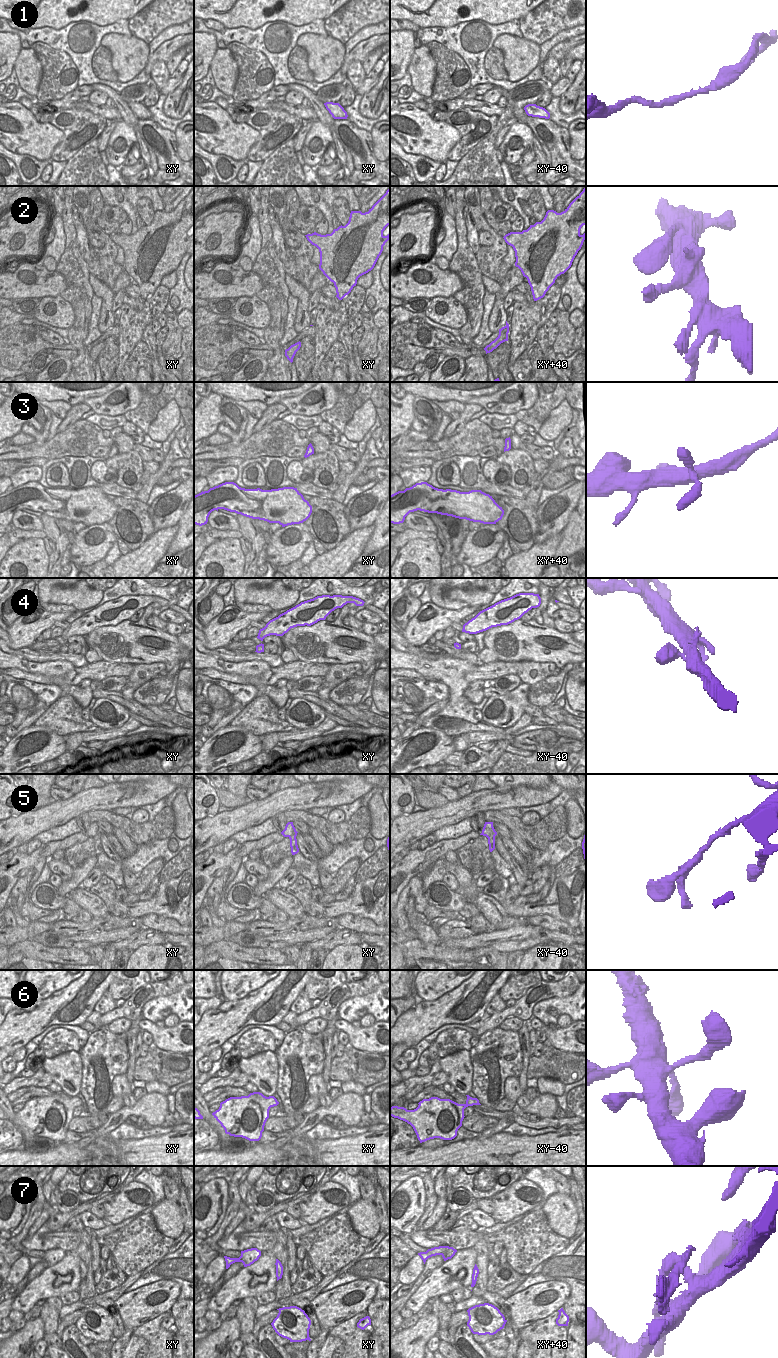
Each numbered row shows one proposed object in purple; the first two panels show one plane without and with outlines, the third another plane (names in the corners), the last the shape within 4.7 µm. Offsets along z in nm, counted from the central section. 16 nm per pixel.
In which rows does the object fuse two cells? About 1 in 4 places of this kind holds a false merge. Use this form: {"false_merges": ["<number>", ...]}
{"false_merges": ["1", "7"]}

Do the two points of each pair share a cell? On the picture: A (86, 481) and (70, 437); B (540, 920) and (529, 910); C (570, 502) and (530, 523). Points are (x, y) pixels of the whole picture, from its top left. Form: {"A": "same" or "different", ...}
{"A": "different", "B": "different", "C": "different"}

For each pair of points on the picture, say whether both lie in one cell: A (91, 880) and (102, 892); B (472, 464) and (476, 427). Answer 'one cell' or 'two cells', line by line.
A: two cells
B: two cells

